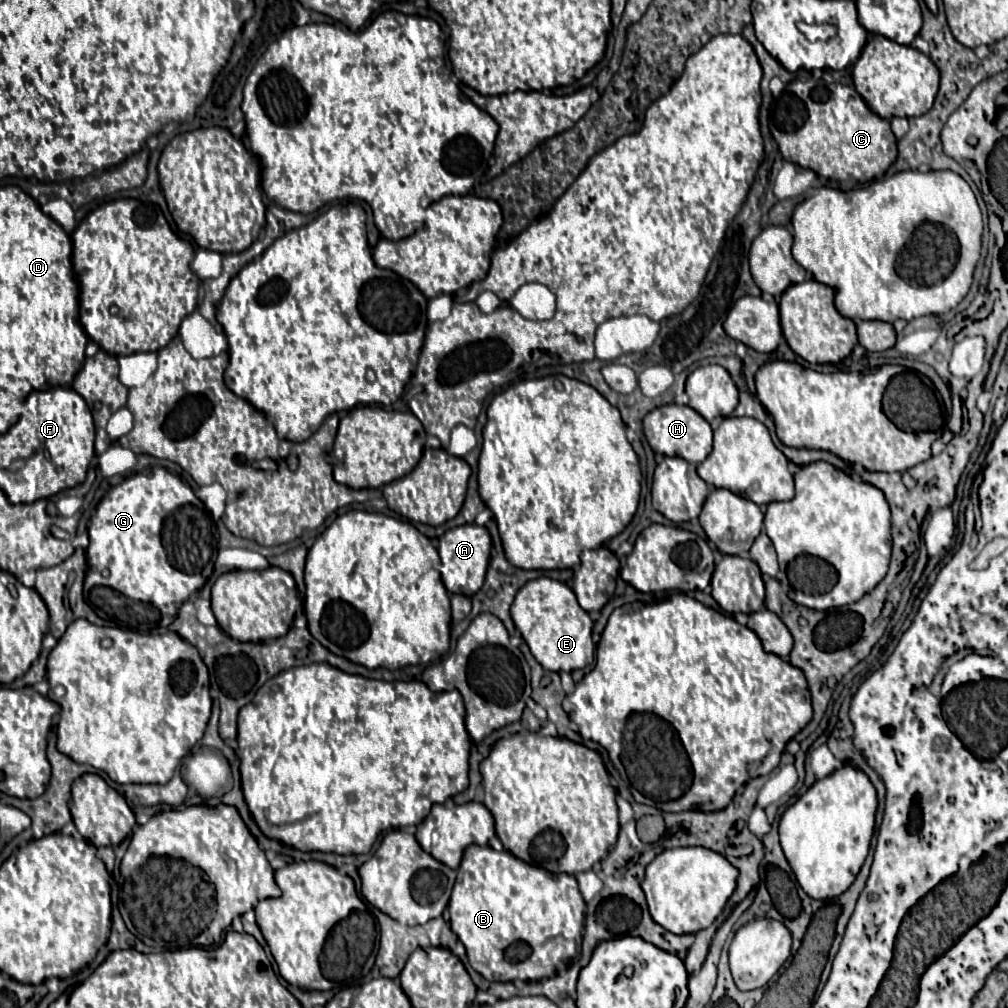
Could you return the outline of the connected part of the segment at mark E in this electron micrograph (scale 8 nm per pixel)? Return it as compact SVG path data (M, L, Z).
M551 578L527 582L511 604L511 618L531 654L543 668L553 672L573 672L594 661L596 644L592 639L593 622L579 606L573 590L567 584Z

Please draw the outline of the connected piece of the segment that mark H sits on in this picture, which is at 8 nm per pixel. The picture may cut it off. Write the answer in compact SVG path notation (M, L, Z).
M665 404L665 406L651 410L643 418L643 432L645 432L649 446L655 452L665 454L665 456L679 456L691 464L703 462L709 456L711 444L713 444L713 430L711 430L709 422L689 406Z

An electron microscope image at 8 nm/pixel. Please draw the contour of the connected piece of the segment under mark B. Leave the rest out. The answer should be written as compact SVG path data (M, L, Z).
M473 844L463 854L461 866L457 870L457 880L455 880L455 886L453 886L453 894L451 894L451 900L449 900L449 924L451 924L451 930L459 936L459 940L465 944L467 958L469 958L469 964L473 966L473 970L477 970L489 982L511 982L515 978L519 978L519 980L541 980L541 978L549 978L549 976L553 976L553 974L557 974L561 970L567 970L571 966L571 962L579 956L583 918L585 918L585 900L581 898L581 892L577 888L577 880L573 876L569 876L569 874L553 874L553 872L547 872L545 868L537 868L537 866L525 864L523 860L515 858L513 854L509 854L505 850L497 852L491 846L483 846L481 848L481 846Z

